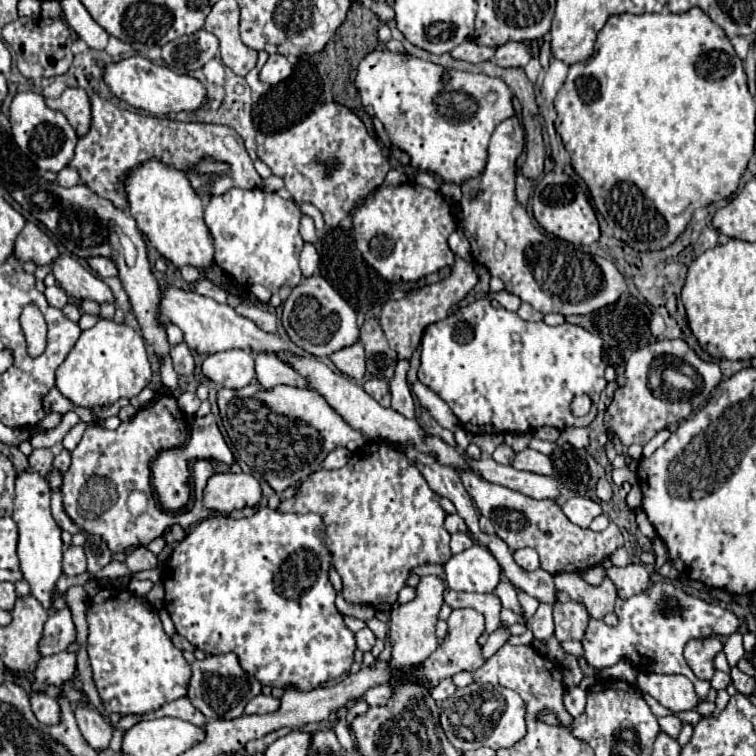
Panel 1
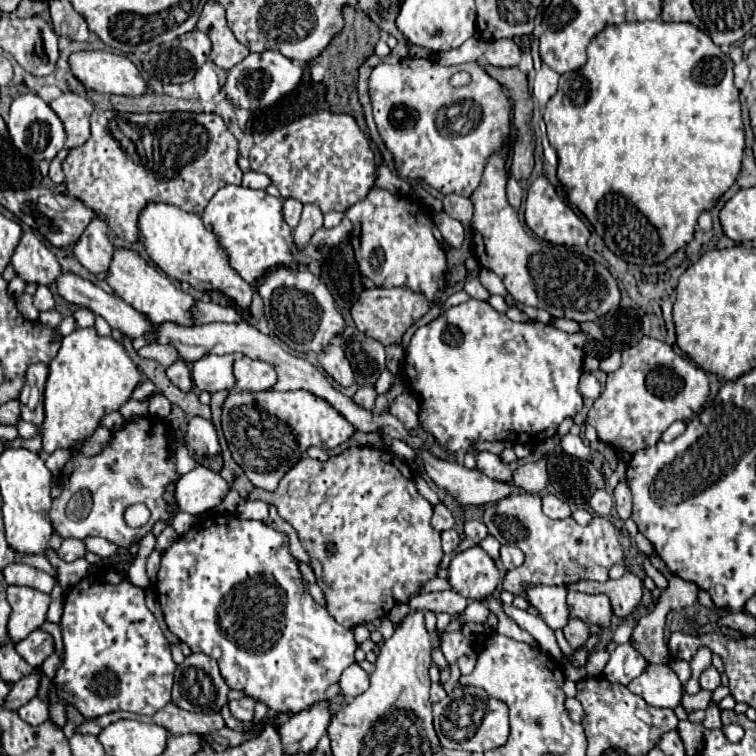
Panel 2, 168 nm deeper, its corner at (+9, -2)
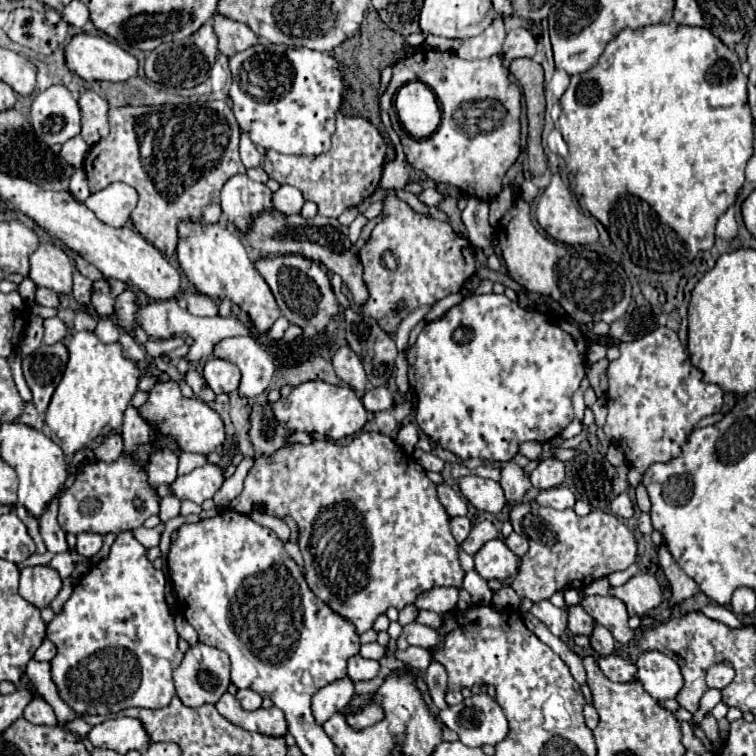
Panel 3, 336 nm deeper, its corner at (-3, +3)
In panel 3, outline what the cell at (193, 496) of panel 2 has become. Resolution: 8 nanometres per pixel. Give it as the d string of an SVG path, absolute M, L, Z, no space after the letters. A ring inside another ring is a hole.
M206 463L202 467L196 467L188 475L176 477L176 481L172 483L172 491L178 499L190 499L202 505L206 499L214 497L222 483L224 483L222 469L218 465Z

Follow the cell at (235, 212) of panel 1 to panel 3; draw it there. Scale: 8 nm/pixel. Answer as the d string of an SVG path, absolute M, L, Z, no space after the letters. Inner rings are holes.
M234 175L222 187L222 213L236 231L246 235L254 219L274 209L272 191L264 183L256 183L246 175Z

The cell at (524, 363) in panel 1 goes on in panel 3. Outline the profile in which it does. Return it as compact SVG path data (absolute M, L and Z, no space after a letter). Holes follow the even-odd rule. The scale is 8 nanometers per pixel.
M472 295L466 297L462 303L454 305L446 315L442 315L436 321L426 323L426 327L420 331L414 347L408 351L408 363L410 363L410 385L416 395L416 421L420 429L442 449L452 451L460 459L478 457L484 461L504 461L512 459L518 453L518 447L524 441L550 441L560 435L560 431L574 419L572 413L572 395L576 389L580 389L582 379L586 377L586 337L580 331L578 325L568 321L552 321L548 315L536 311L536 309L522 309L516 301L510 301L506 295Z

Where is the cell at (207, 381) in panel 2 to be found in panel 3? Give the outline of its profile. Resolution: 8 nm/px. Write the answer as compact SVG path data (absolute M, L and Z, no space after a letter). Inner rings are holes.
M210 357L204 365L204 379L214 393L232 393L240 385L240 369L218 357Z

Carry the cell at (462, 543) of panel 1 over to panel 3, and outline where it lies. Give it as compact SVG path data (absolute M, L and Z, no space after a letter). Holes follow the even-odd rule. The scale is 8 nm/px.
M456 517L456 519L452 519L452 521L450 521L450 527L452 527L452 535L454 535L454 539L456 539L458 543L462 543L462 541L468 537L470 529L472 529L468 517Z

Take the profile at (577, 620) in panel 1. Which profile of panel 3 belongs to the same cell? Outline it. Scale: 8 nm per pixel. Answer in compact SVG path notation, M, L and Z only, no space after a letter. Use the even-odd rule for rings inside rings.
M594 625L594 631L590 635L590 645L594 647L594 651L600 651L600 655L610 655L614 651L614 637L606 627Z

